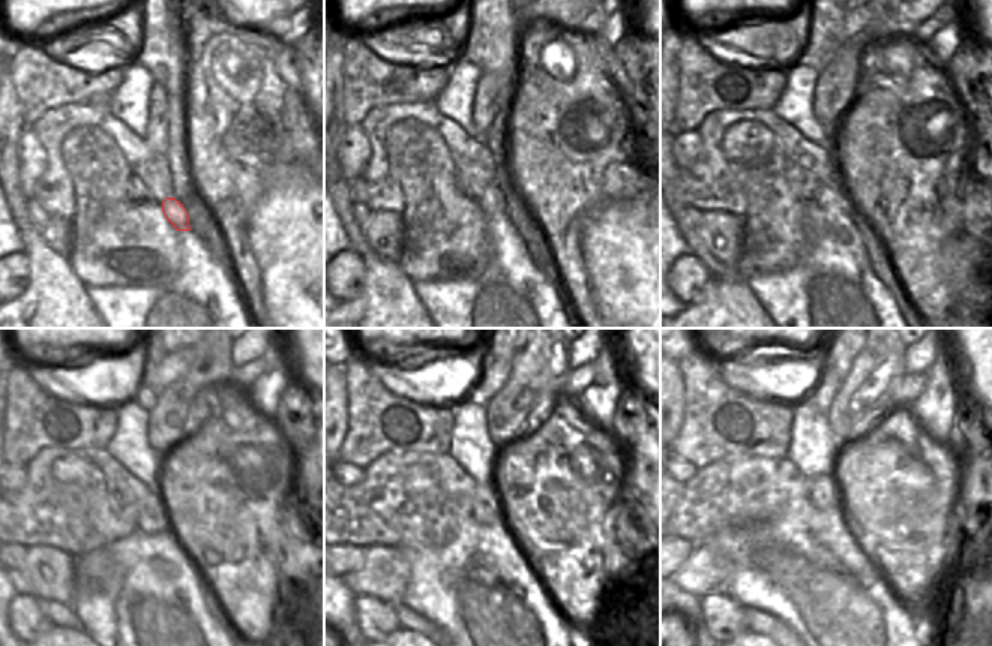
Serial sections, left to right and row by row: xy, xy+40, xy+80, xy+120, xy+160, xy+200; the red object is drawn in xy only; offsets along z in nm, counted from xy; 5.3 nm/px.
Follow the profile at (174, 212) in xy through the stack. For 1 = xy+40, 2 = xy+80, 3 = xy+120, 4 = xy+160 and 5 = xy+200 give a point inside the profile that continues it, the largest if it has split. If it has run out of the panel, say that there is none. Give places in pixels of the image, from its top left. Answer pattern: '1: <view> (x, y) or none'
1: xy+40 (491, 201)
2: xy+80 (830, 192)
3: xy+120 (153, 517)
4: xy+160 (486, 498)
5: xy+200 (821, 490)

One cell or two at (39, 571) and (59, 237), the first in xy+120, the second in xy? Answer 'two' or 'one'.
one

